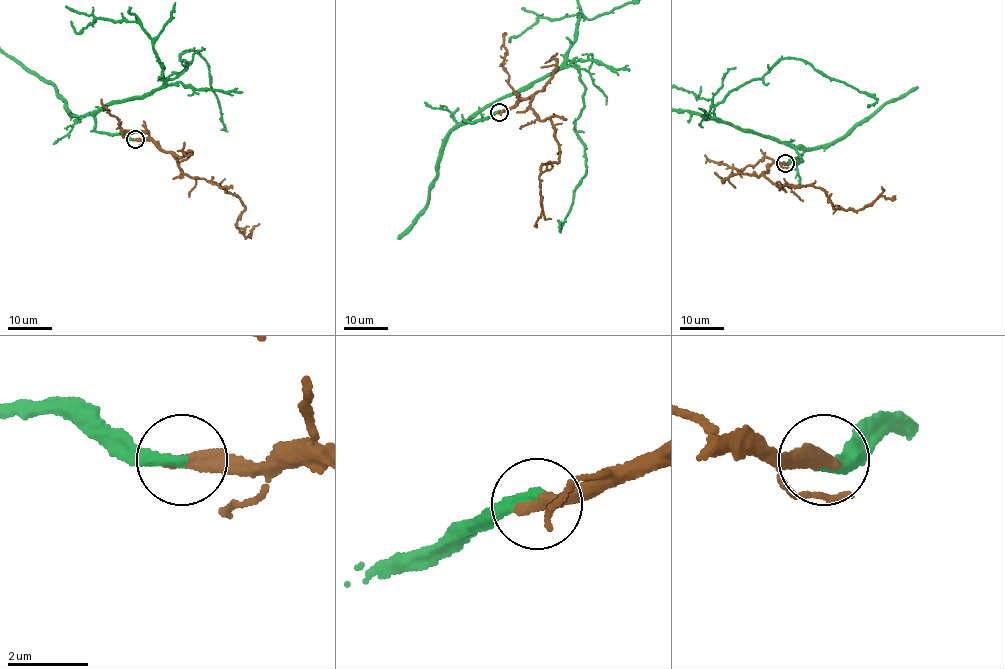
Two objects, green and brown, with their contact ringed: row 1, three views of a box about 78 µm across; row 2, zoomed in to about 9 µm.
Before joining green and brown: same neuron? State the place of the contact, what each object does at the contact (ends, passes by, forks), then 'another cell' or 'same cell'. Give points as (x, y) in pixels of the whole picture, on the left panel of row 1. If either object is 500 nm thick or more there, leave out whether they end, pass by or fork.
(135, 139) | green ends | brown ends | same cell

